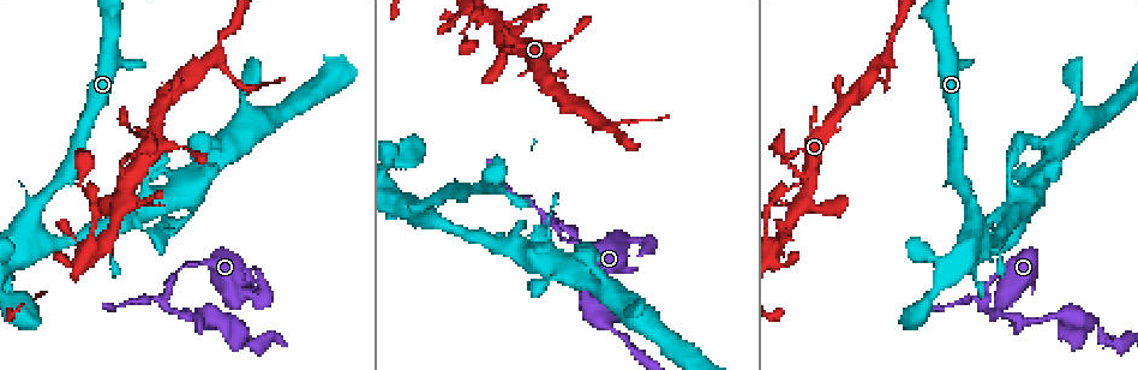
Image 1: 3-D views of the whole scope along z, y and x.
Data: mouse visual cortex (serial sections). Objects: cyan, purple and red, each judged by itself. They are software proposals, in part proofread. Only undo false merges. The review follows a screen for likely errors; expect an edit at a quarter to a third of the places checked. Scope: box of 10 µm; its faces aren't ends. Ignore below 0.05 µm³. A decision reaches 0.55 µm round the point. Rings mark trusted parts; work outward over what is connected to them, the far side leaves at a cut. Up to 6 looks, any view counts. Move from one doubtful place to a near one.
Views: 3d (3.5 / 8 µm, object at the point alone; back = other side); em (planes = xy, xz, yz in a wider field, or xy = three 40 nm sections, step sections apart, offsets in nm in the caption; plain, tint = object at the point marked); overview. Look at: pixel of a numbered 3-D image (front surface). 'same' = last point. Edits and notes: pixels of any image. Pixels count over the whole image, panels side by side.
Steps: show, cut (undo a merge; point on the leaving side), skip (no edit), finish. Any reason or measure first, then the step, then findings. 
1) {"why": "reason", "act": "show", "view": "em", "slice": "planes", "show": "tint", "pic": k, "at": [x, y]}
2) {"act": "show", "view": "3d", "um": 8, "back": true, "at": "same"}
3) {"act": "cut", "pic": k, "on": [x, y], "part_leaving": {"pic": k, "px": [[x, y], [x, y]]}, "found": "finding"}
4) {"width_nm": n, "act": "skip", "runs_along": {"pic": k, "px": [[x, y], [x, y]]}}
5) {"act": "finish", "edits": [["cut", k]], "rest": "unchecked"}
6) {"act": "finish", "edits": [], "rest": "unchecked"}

{"why": "sharp bend", "act": "show", "view": "3d", "um": 3.5, "pic": 1, "at": [162, 300]}

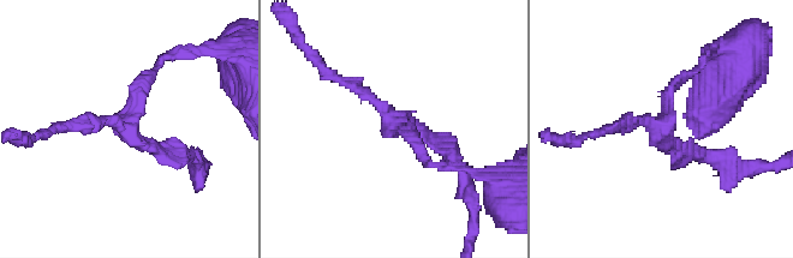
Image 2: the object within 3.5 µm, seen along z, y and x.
{"why": "shape alone is not enough", "act": "show", "view": "em", "slice": "planes", "show": "tint", "pic": 2, "at": [398, 125]}

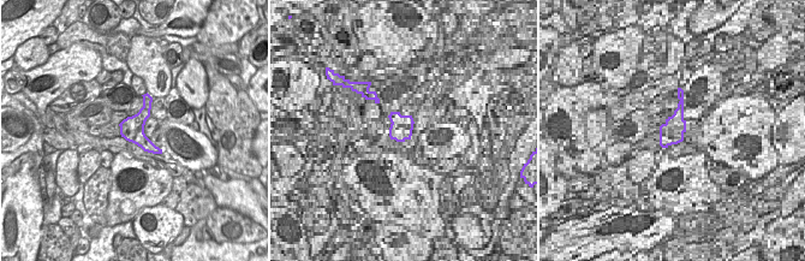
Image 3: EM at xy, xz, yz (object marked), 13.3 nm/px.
{"why": "cut it another way", "act": "show", "view": "em", "slice": "xy", "step": 1, "show": "tint", "at": "same"}

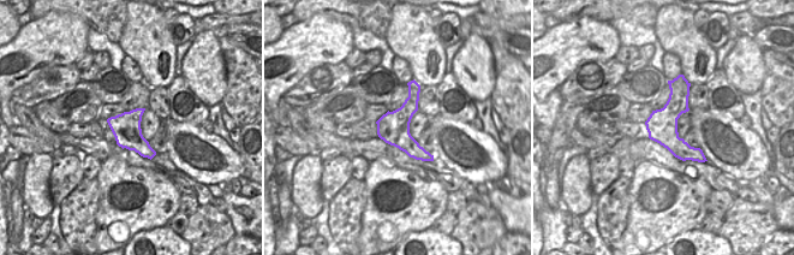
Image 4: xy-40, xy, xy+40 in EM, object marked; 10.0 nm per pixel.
{"act": "skip", "found": "continuous, no second cell"}

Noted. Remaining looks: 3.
{"act": "show", "view": "3d", "um": 3.5, "pic": 1, "at": [251, 295]}

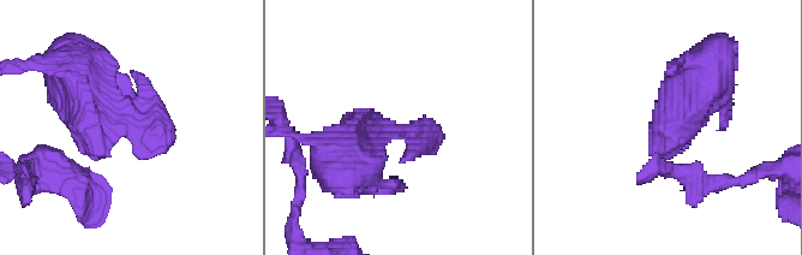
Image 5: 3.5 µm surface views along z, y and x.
{"why": "need the tissue", "act": "show", "view": "em", "slice": "planes", "show": "tint", "pic": 5, "at": [129, 122]}

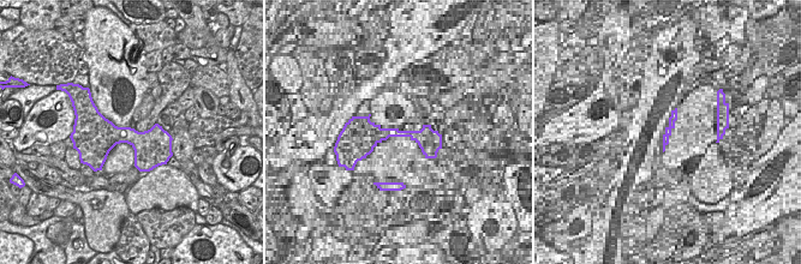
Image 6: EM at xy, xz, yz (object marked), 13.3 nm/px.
{"width_nm": 320, "act": "skip", "runs_along": {"pic": 5, "px": [[72, 72], [145, 87]]}, "found": "one cell here"}

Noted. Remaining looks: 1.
{"act": "finish", "edits": [], "rest": "unchecked"}

